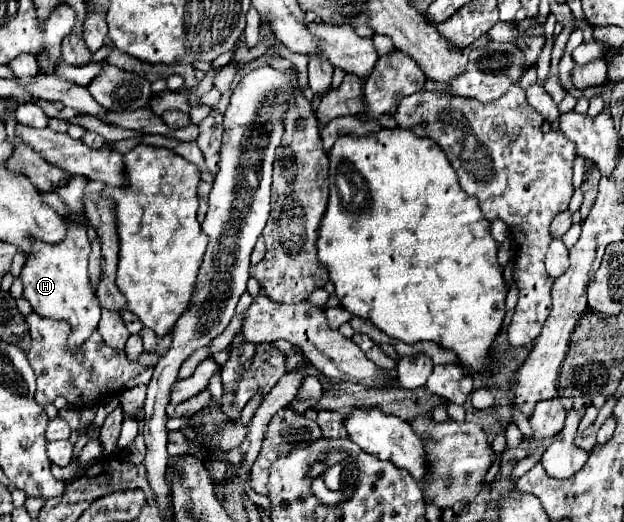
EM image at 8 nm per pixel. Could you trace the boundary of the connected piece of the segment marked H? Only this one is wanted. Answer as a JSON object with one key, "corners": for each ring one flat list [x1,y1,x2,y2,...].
{"corners":[[68,221,68,235,58,245,48,245,42,241,34,243,34,251,26,255,26,265,22,269,24,297,30,301,32,309,44,317,66,321,72,329,68,337,68,351,80,349,100,321,100,301,90,283,88,275,88,257,90,257,90,241,86,235,86,225]]}

